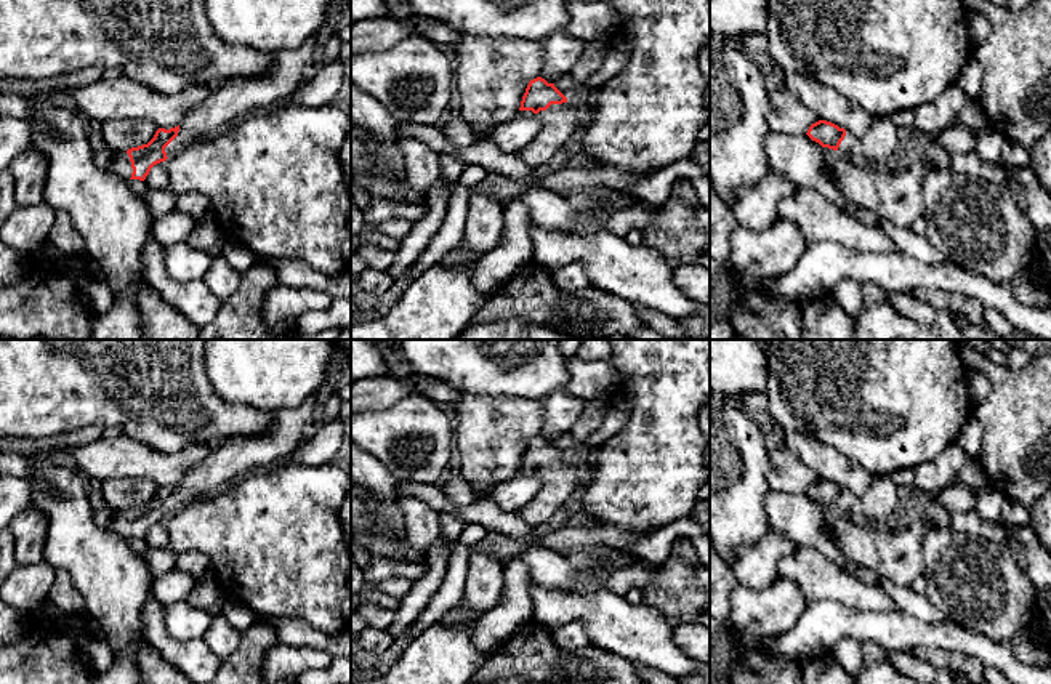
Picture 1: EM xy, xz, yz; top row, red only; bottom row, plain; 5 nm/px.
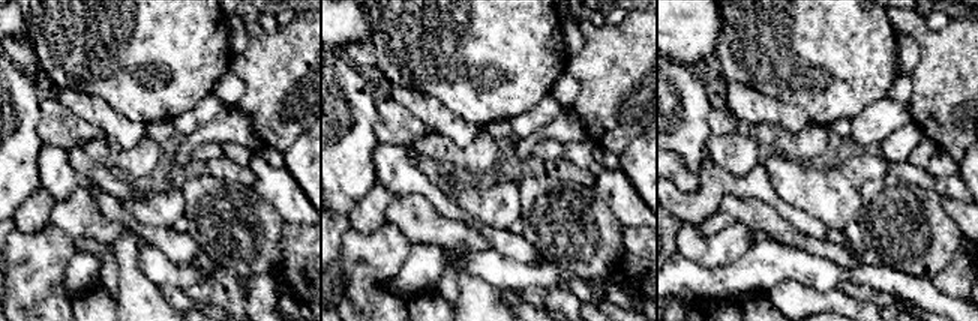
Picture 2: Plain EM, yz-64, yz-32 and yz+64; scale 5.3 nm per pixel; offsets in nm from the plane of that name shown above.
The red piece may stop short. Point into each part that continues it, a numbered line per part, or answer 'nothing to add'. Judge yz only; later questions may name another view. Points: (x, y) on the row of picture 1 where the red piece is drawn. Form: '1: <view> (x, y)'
1: yz (878, 146)

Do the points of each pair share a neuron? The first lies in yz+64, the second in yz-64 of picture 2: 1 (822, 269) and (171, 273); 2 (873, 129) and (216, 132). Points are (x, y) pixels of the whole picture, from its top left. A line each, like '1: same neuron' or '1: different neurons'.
1: same neuron
2: different neurons

